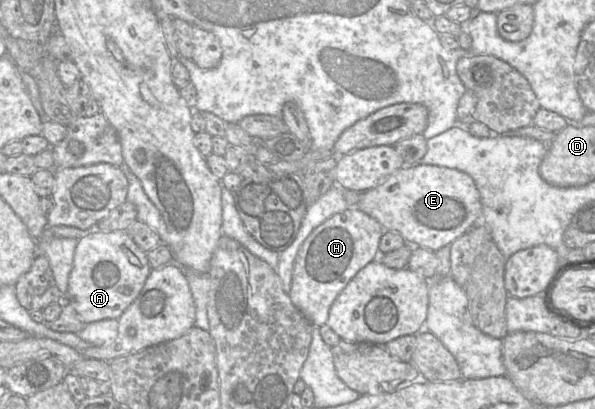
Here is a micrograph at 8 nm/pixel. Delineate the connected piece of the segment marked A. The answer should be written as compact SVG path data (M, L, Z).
M126 231L85 232L77 242L68 288L62 302L72 305L85 325L104 319L118 319L143 289L151 269L147 253L138 247Z

